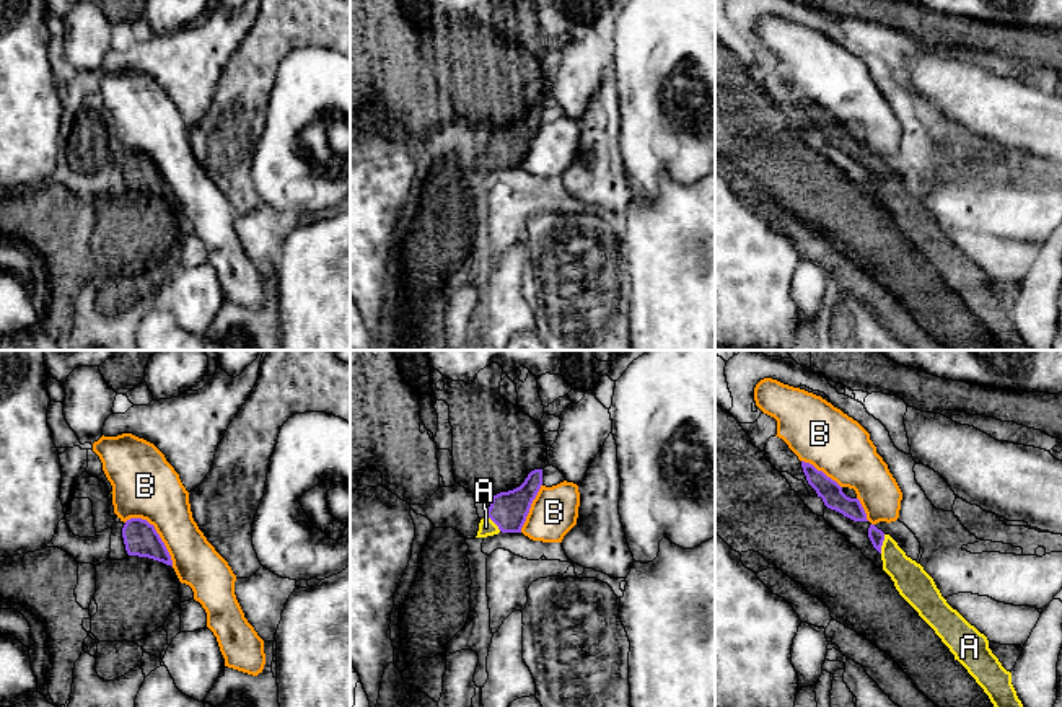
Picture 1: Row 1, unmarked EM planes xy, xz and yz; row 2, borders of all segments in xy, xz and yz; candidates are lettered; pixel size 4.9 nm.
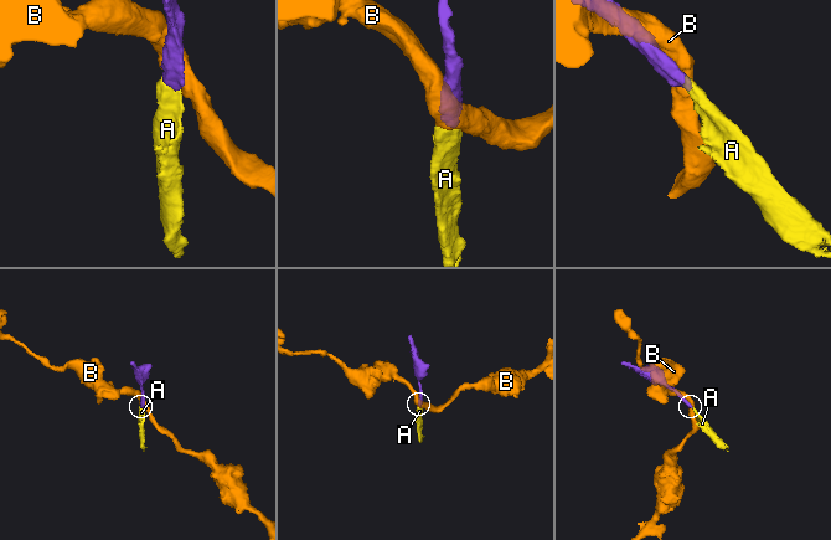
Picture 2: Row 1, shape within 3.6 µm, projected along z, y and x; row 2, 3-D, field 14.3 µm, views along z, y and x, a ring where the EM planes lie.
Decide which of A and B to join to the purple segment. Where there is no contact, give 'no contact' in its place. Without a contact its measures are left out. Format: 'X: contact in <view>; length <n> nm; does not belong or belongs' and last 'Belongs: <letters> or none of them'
A: contact in yz; length 100 nm; belongs
B: contact in xy; length 340 nm; does not belong
Belongs: A

